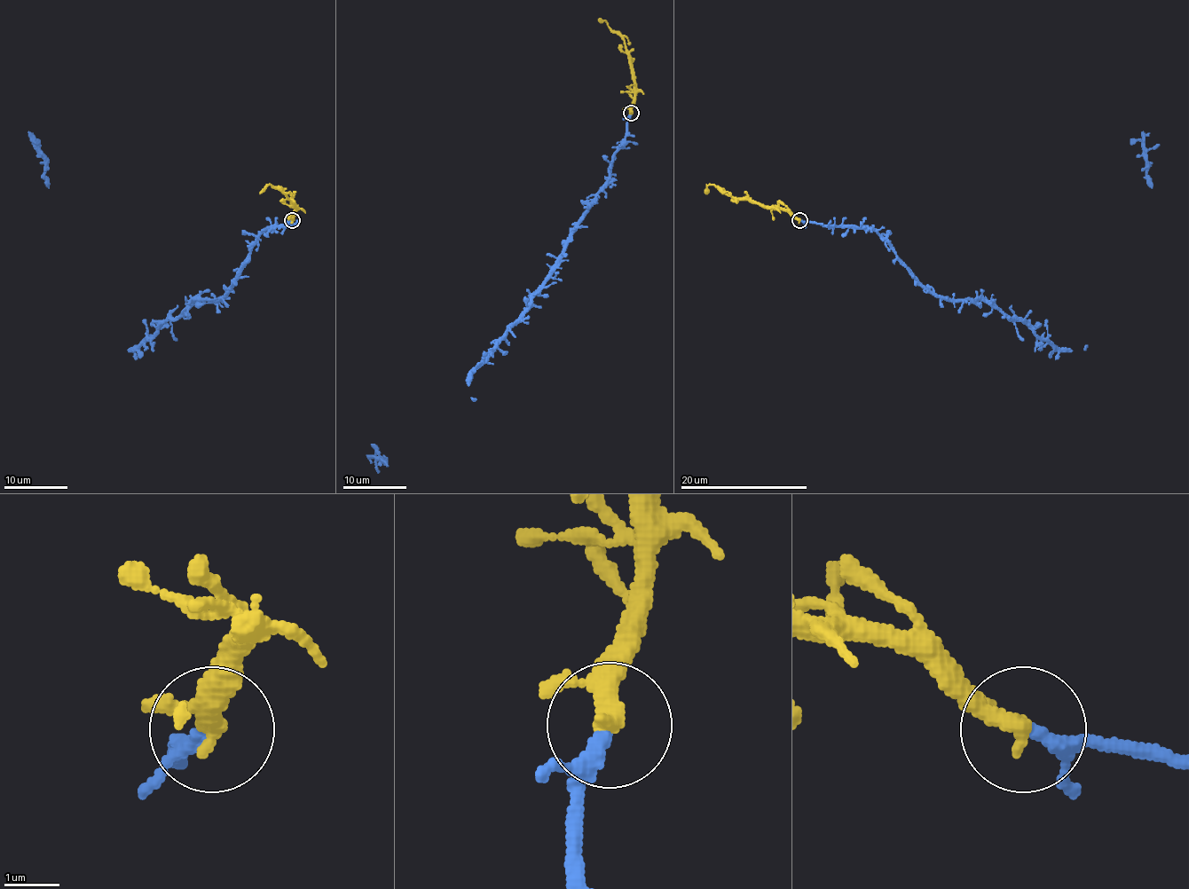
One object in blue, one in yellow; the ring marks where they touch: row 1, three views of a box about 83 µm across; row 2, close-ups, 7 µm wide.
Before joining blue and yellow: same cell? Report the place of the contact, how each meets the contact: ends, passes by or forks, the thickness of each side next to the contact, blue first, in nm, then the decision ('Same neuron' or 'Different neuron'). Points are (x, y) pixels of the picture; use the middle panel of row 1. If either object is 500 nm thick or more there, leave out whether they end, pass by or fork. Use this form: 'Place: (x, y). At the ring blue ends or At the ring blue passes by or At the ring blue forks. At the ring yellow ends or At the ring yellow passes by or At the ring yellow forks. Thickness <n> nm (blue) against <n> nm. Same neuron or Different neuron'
Place: (631, 113). At the ring blue passes by. At the ring yellow passes by. Thickness 200 nm (blue) against 280 nm. Same neuron

